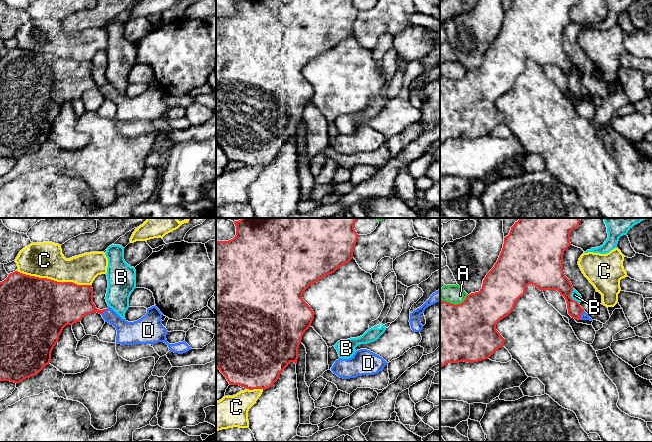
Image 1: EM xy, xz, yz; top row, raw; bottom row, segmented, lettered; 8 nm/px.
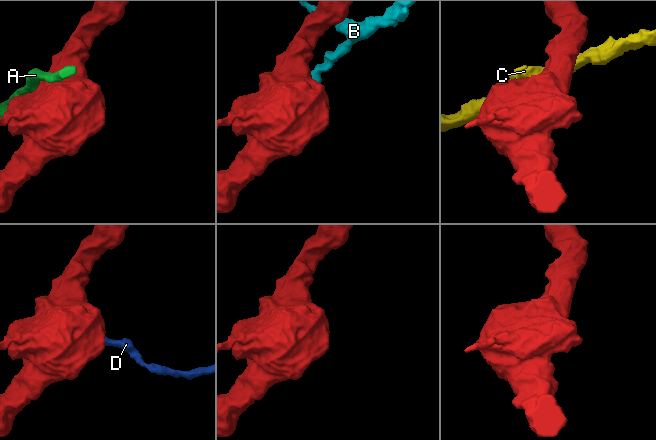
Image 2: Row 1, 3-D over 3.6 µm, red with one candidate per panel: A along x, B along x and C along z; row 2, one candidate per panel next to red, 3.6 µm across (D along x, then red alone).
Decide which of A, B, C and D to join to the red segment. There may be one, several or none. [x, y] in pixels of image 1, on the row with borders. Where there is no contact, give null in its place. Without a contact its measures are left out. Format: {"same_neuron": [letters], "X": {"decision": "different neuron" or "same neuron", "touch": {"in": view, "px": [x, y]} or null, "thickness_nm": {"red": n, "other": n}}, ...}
{"same_neuron": ["D"], "A": {"decision": "different neuron", "touch": {"in": "yz", "px": [454, 304]}, "thickness_nm": {"red": 500, "other": 160}}, "B": {"decision": "different neuron", "touch": {"in": "yz", "px": [569, 296]}, "thickness_nm": {"red": 260, "other": 70}}, "C": {"decision": "different neuron", "touch": {"in": "xy", "px": [53, 280]}, "thickness_nm": {"red": 480, "other": 280}}, "D": {"decision": "same neuron", "touch": {"in": "yz", "px": [580, 315]}, "thickness_nm": {"red": 120, "other": 60}}}

